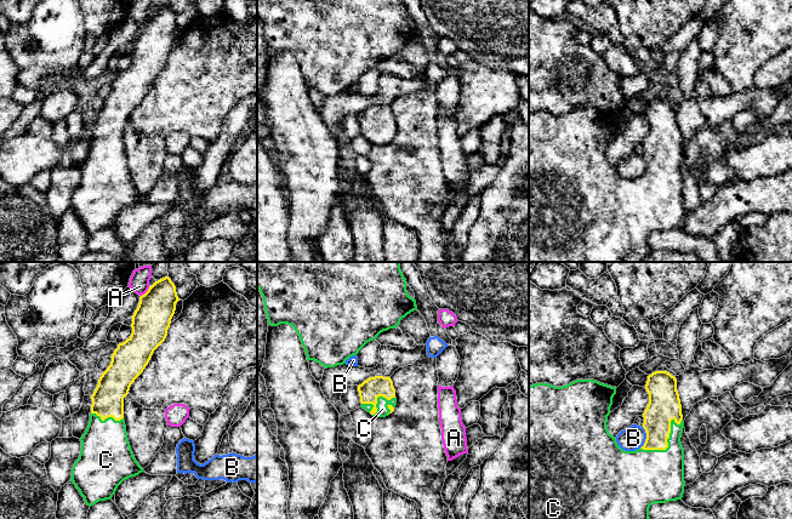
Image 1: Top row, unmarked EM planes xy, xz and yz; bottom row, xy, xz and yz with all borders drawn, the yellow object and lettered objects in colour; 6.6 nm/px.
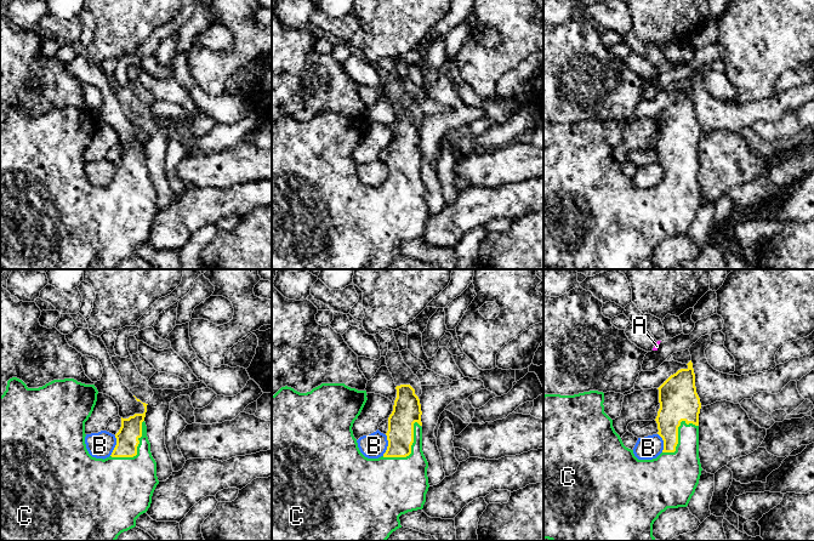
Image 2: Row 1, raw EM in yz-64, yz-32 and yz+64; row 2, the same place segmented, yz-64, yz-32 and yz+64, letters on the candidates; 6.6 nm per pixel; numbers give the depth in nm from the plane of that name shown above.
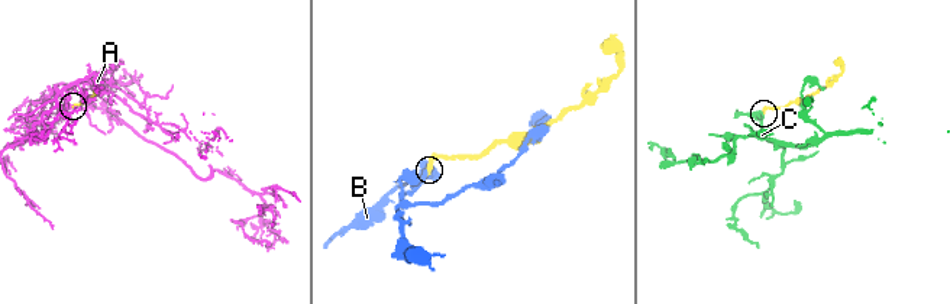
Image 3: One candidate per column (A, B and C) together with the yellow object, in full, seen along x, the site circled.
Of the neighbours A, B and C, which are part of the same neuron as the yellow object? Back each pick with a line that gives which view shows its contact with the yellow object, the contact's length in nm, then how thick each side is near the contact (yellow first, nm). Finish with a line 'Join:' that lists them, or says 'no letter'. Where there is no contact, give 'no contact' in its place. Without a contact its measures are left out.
C: meets yellow in yz; contact 340 nm long; 220 nm thick on the yellow side, 360 nm on the other
Join: C

